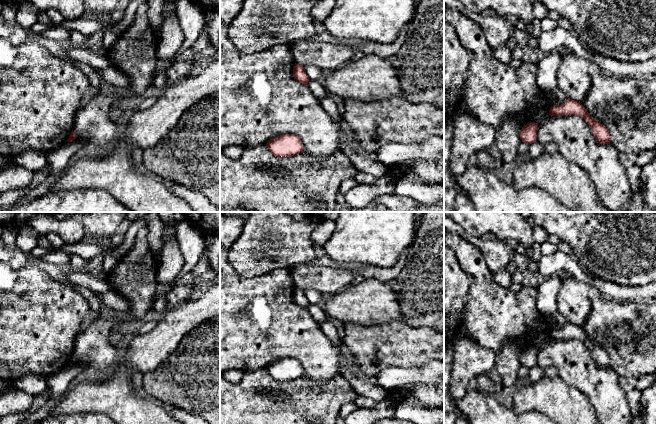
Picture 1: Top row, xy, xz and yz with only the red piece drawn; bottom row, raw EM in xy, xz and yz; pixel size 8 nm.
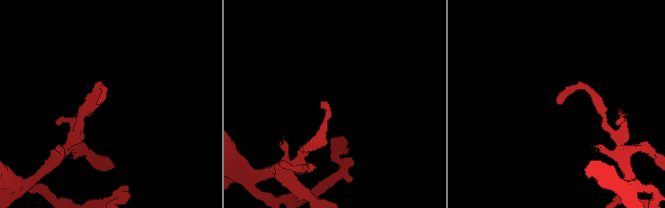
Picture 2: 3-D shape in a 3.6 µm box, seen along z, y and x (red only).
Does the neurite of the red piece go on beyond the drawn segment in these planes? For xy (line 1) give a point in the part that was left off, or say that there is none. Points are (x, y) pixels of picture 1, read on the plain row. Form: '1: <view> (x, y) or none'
1: none

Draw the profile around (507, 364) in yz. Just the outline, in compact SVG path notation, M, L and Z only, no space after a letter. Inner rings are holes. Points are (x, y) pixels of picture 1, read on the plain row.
M507 338L496 353L495 369L505 389L511 387L518 378L522 351L523 348L516 340Z

